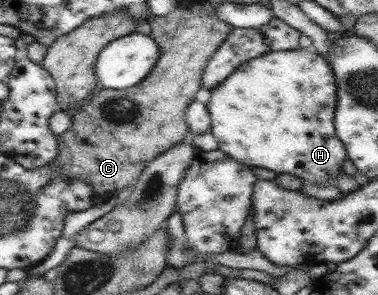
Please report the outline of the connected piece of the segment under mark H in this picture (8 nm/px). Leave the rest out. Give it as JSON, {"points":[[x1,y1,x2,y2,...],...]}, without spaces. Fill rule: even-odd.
{"points":[[298,47,295,50,278,50,264,53,240,64,224,81,212,88,207,107,211,117,211,132,218,140,219,148,225,154,249,166,268,168,279,174,296,175,302,181,303,187,306,183,332,183,337,185,337,175,342,173,342,165,346,159,347,151,335,132,333,114,337,113,337,103,337,79,335,79,334,70,330,67,330,62,326,60,325,56,318,54,311,48]]}

